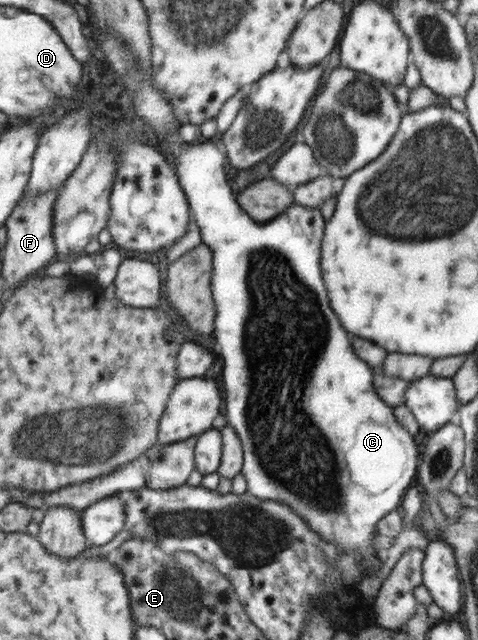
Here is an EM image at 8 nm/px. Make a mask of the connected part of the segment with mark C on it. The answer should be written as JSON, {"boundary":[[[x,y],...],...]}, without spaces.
{"boundary":[[[96,17],[94,27],[106,61],[122,77],[123,96],[132,99],[136,115],[149,123],[164,149],[170,147],[180,183],[188,196],[194,226],[200,228],[200,243],[212,249],[211,291],[216,316],[211,335],[216,353],[223,360],[221,379],[225,391],[226,426],[236,431],[243,445],[244,463],[240,473],[246,481],[246,491],[257,499],[269,499],[291,507],[313,531],[317,531],[317,535],[321,535],[321,539],[337,543],[341,555],[359,553],[363,559],[364,578],[375,577],[386,560],[383,549],[373,548],[371,539],[375,523],[401,503],[401,497],[415,475],[417,449],[411,434],[397,423],[392,407],[375,391],[374,368],[352,351],[351,335],[341,329],[337,317],[327,307],[327,293],[319,269],[323,236],[319,207],[293,203],[268,222],[259,224],[252,220],[227,185],[223,175],[226,157],[221,155],[214,140],[197,145],[183,141],[176,108],[156,87],[152,70],[141,68],[127,42],[100,27]]]}

